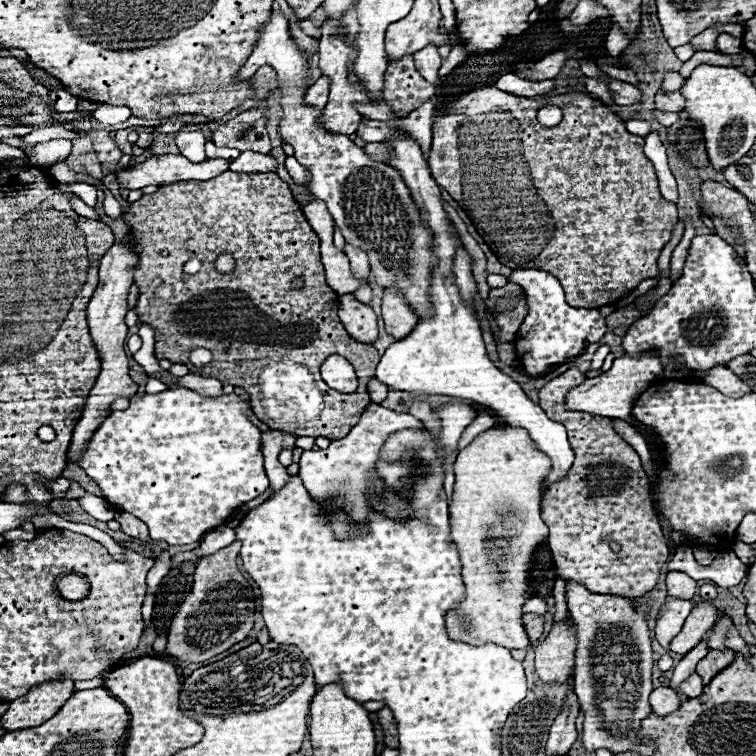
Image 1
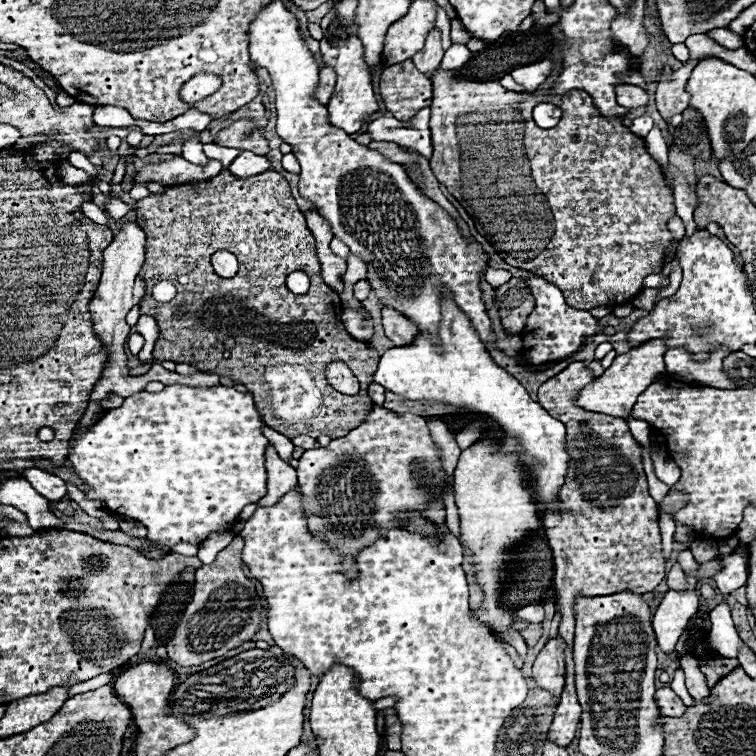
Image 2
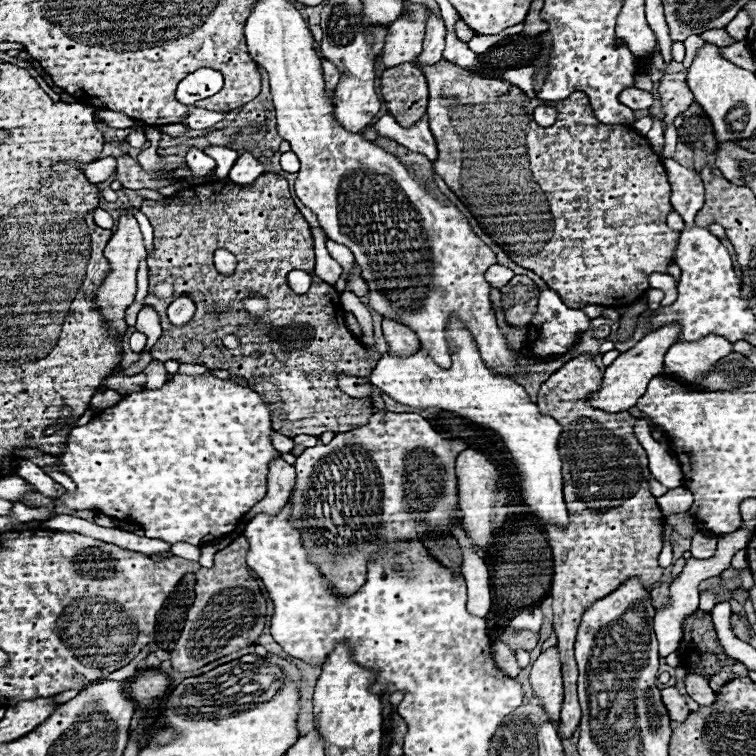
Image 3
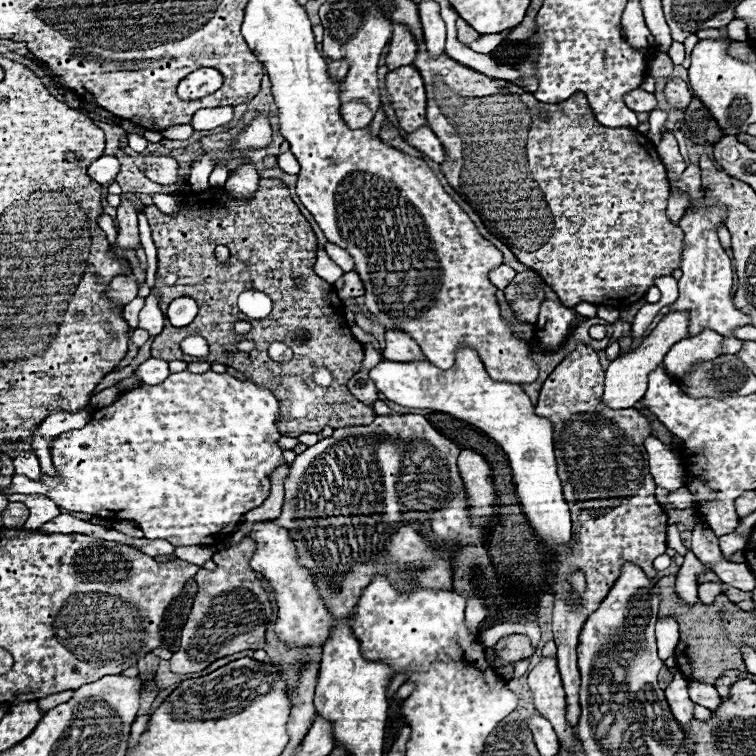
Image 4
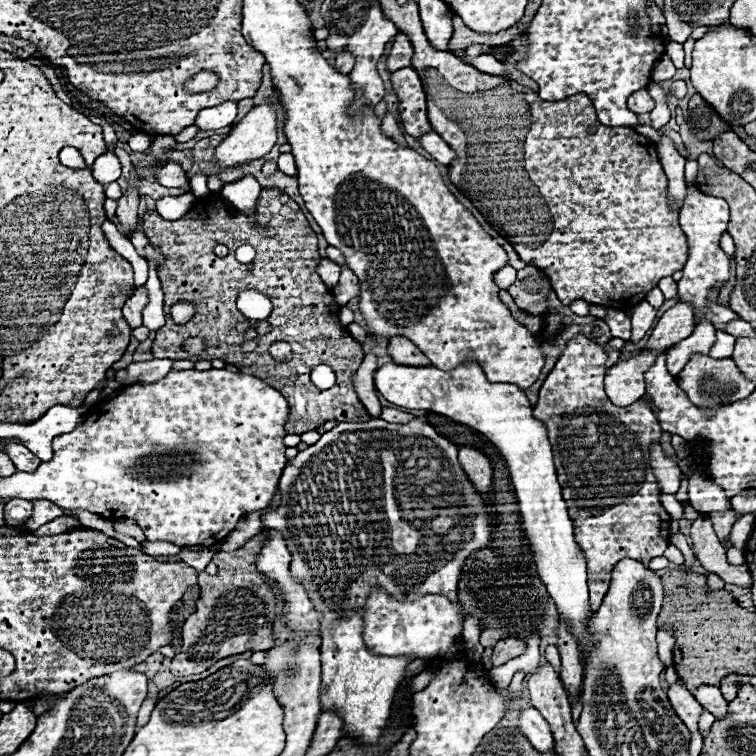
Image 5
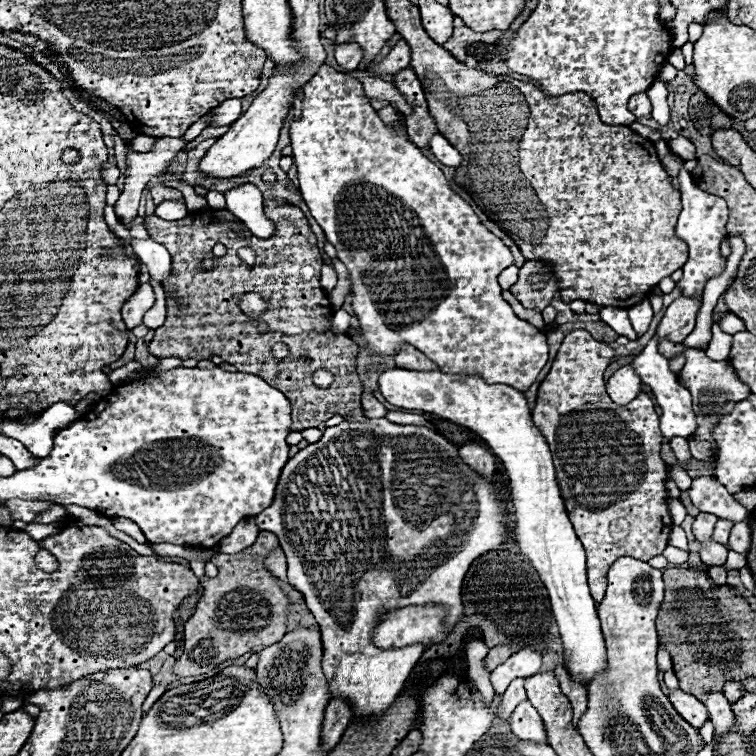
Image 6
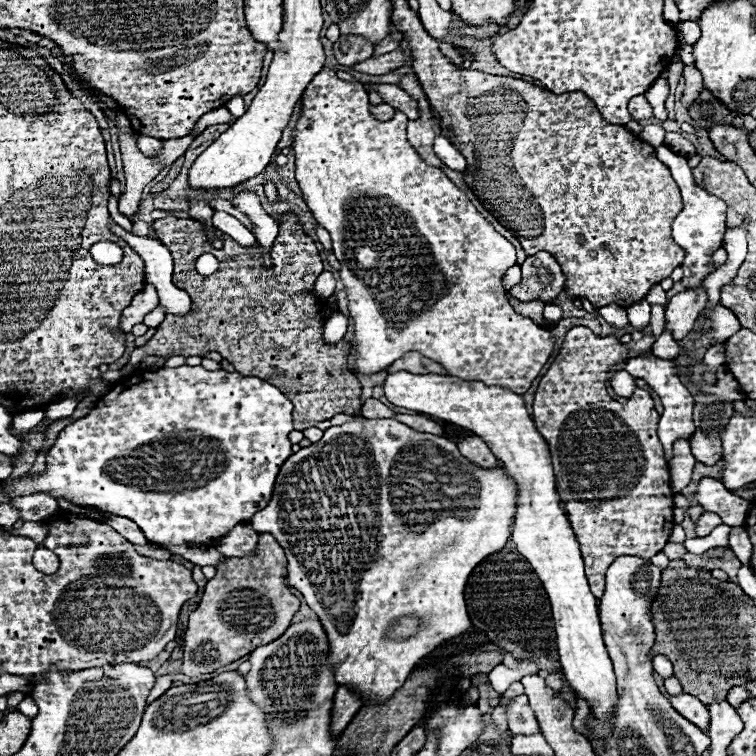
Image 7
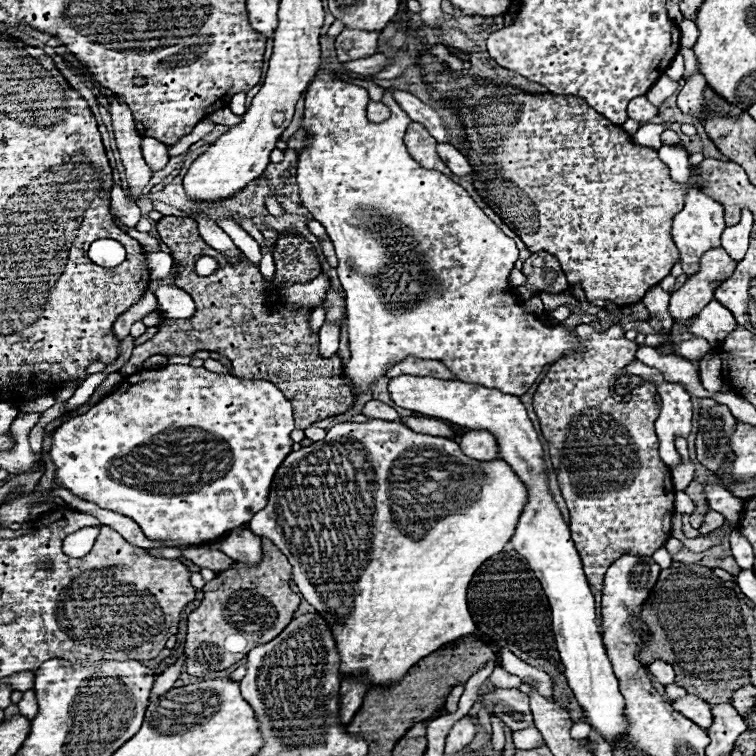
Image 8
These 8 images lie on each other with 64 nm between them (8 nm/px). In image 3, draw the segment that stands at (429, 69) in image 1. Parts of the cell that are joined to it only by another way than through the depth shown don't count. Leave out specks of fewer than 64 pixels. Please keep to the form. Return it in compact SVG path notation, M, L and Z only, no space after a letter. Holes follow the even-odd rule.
M430 14L426 22L426 38L424 38L424 50L422 54L414 60L418 68L424 64L436 64L436 60L442 60L442 50L444 50L444 36L446 28L442 20L438 20L434 14Z

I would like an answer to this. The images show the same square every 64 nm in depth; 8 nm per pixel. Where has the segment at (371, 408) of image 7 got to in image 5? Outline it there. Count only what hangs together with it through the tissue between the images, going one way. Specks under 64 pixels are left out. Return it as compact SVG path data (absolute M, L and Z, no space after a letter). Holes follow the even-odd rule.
M366 354L366 358L362 360L362 364L352 380L354 392L358 394L360 402L366 406L366 410L370 412L372 418L376 418L380 414L380 402L378 402L378 394L376 394L374 380L372 380L372 374L376 368L378 368L378 356Z

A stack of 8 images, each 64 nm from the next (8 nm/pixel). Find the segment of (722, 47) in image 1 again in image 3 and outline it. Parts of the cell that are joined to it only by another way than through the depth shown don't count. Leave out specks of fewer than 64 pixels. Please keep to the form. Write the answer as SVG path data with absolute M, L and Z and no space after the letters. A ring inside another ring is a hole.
M724 28L707 30L701 34L701 37L705 42L714 44L718 47L732 46L732 44L738 42L738 40L732 38Z

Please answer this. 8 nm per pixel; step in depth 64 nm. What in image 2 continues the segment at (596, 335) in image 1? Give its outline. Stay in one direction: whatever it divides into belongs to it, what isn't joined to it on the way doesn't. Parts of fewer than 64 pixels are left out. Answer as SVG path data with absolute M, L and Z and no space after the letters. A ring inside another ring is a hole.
M532 274L528 278L528 288L532 288L534 296L534 310L530 312L522 336L522 354L524 360L532 370L540 370L544 364L558 362L568 358L570 354L578 352L580 346L590 338L602 332L602 326L598 324L598 318L594 318L588 310L578 310L566 304L560 288L548 280L544 280L540 274Z

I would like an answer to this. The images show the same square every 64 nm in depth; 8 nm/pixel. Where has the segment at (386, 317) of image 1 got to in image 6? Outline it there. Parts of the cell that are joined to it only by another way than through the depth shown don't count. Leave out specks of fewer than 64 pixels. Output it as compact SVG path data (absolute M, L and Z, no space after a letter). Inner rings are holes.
M402 344L398 354L396 354L396 366L398 368L408 368L408 370L438 370L438 366L428 360L420 350L412 348L410 344Z

